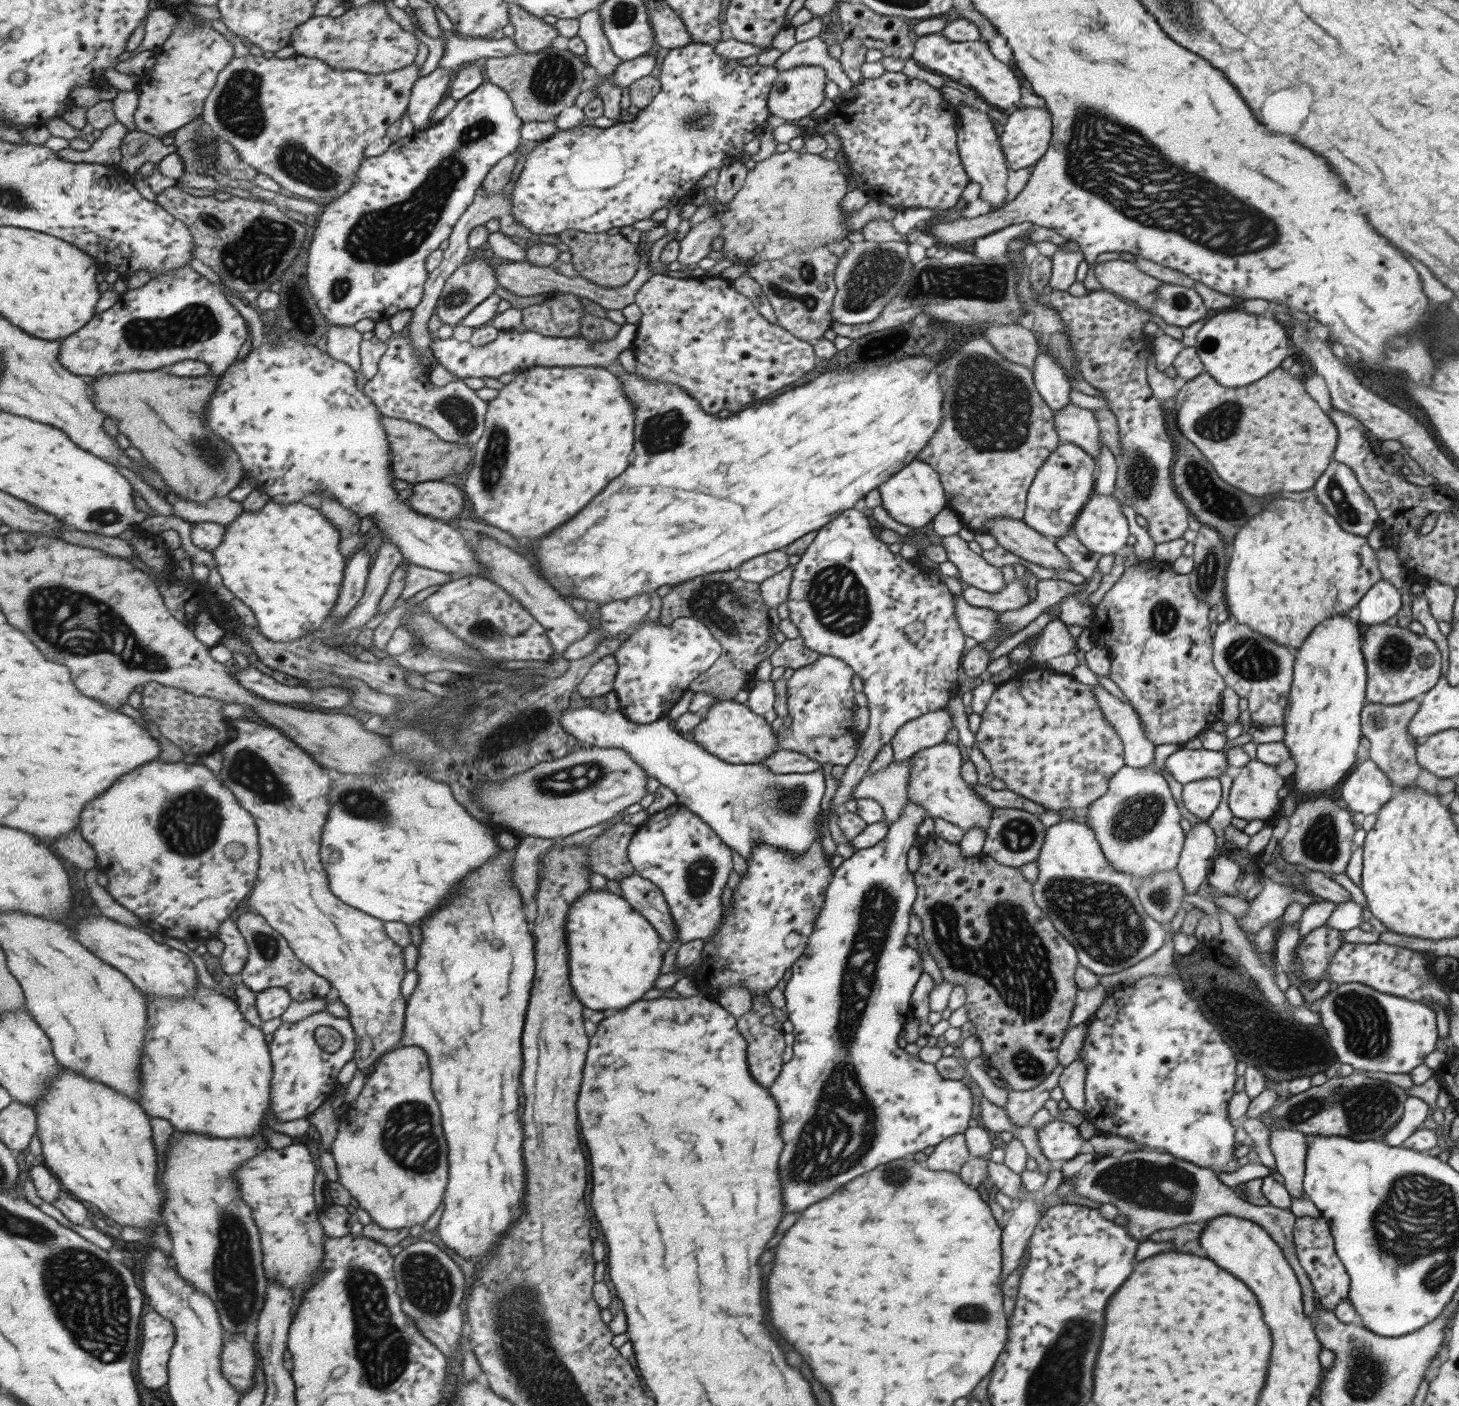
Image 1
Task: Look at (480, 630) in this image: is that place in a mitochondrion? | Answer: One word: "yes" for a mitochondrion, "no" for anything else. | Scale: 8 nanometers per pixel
yes

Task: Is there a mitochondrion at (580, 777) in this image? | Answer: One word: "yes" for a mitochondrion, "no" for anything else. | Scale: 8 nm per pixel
yes

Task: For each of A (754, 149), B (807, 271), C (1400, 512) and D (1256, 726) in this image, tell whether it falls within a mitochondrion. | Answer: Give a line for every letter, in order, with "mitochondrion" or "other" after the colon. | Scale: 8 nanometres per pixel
A: other
B: mitochondrion
C: other
D: other

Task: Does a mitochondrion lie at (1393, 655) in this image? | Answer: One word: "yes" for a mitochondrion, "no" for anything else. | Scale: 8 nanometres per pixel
yes

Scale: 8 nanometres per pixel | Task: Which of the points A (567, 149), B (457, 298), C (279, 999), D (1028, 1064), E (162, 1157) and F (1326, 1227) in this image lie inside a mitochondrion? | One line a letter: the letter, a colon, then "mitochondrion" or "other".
A: other
B: mitochondrion
C: other
D: mitochondrion
E: other
F: other

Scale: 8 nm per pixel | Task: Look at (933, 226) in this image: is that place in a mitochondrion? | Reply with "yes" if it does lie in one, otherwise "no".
no

